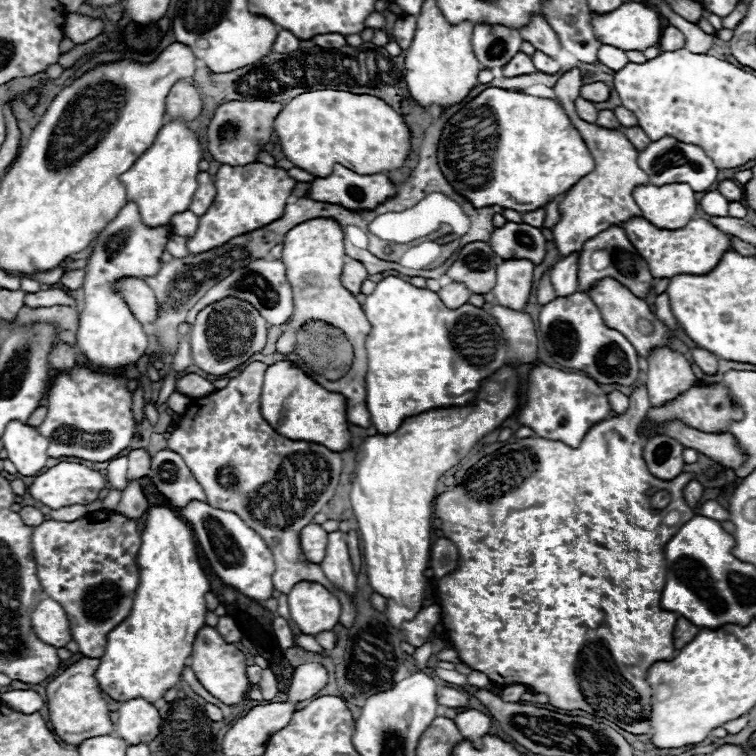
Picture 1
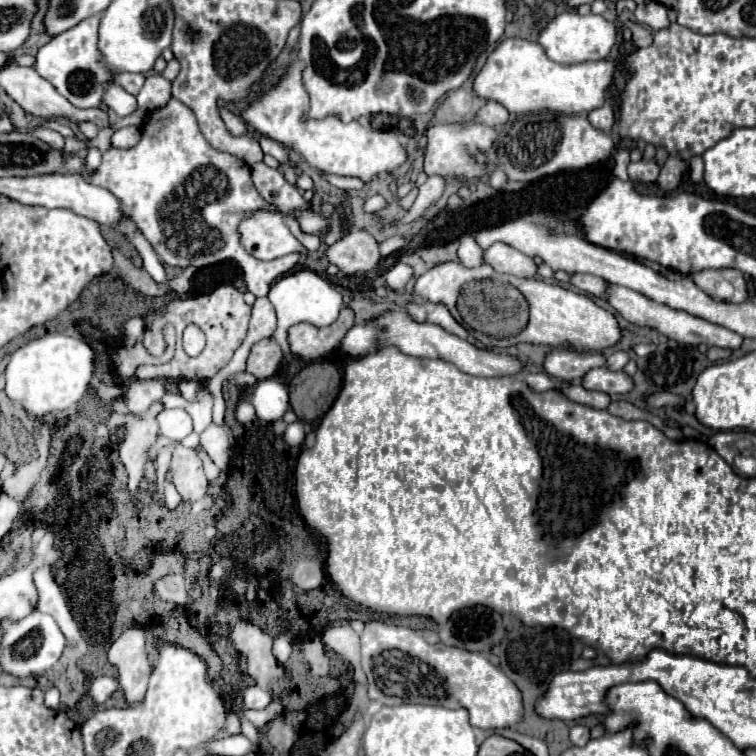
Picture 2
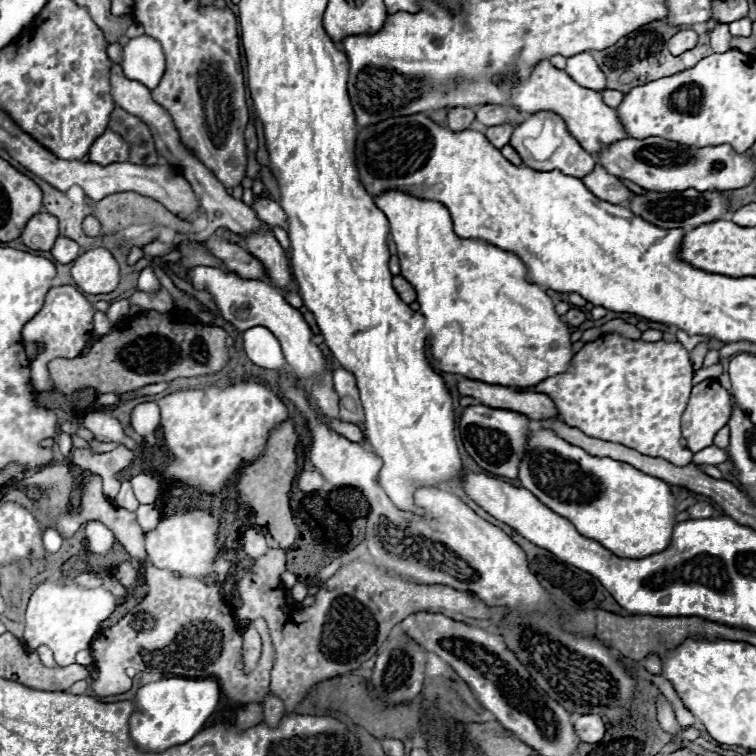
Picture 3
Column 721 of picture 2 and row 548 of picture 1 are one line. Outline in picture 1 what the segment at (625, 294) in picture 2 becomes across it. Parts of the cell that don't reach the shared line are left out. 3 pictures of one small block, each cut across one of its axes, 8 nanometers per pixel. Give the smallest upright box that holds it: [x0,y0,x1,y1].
[320,530,356,594]

